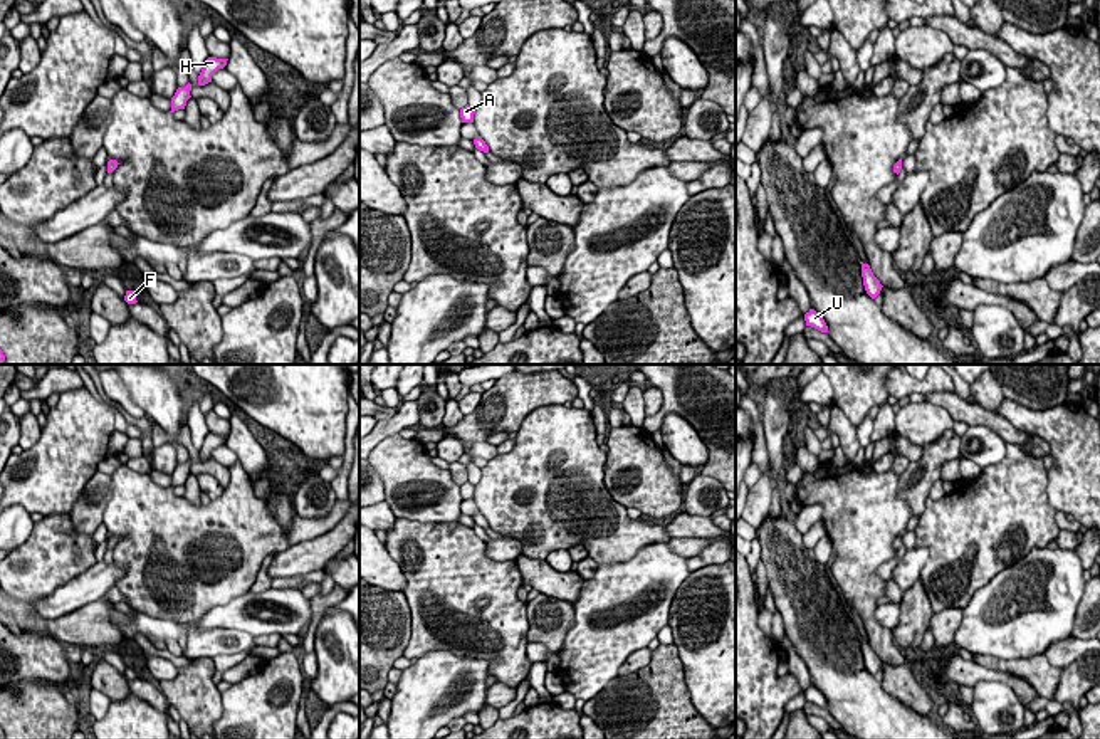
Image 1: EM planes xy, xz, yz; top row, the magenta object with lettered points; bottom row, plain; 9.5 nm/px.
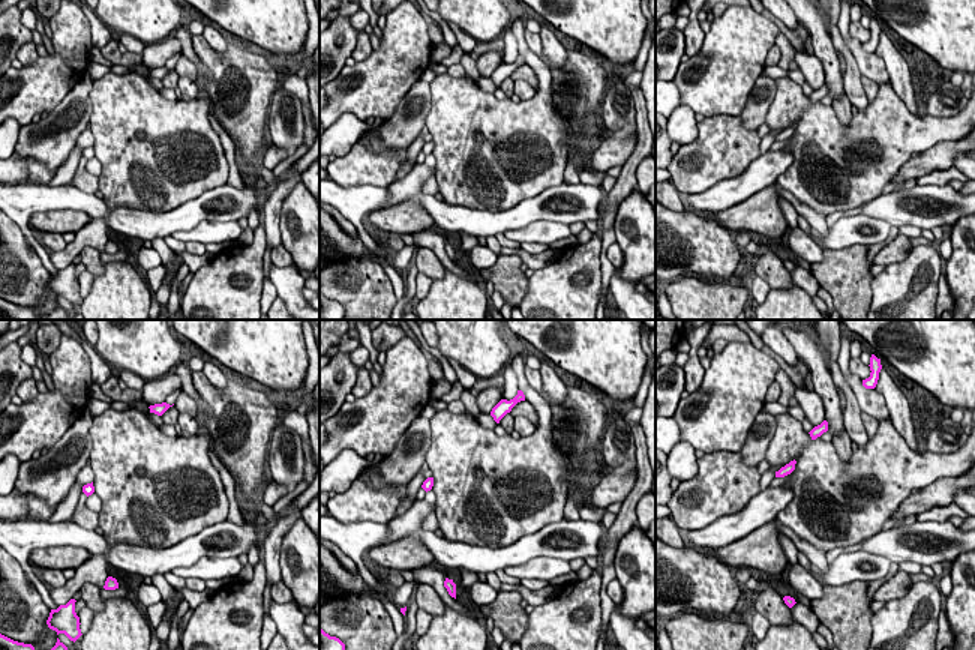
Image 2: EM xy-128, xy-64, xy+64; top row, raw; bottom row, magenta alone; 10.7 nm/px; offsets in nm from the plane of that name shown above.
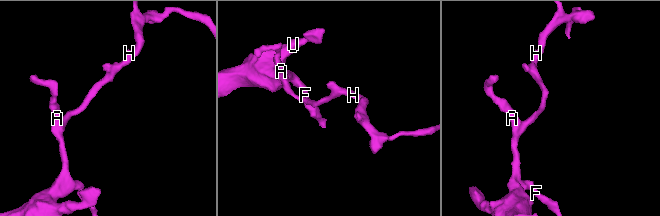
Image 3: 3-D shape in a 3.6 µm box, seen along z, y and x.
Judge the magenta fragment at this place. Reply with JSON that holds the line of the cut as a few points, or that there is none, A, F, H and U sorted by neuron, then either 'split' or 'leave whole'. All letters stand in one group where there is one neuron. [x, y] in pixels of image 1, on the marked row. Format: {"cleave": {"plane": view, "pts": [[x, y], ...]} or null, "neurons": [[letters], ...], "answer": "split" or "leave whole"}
{"cleave": {"plane": "xy", "pts": [[108, 162], [113, 170]]}, "neurons": [["A", "F", "U"], ["H"]], "answer": "split"}

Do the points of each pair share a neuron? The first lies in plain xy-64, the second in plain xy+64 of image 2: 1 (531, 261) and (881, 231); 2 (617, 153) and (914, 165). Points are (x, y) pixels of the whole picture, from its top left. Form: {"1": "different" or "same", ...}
{"1": "different", "2": "same"}

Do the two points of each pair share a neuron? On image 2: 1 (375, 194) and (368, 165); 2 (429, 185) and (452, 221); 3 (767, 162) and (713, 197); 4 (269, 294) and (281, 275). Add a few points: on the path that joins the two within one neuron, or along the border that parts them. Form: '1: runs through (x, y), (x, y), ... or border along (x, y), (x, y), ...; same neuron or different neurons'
1: border along (339, 185), (378, 185), (386, 188); different neurons
2: border along (422, 191), (434, 197); different neurons
3: runs through (753, 176), (741, 188), (726, 194); same neuron
4: border along (269, 276), (278, 296); different neurons

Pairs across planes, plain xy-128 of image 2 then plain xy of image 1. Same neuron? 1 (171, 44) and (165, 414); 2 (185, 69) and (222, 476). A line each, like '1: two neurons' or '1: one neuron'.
1: two neurons
2: one neuron

